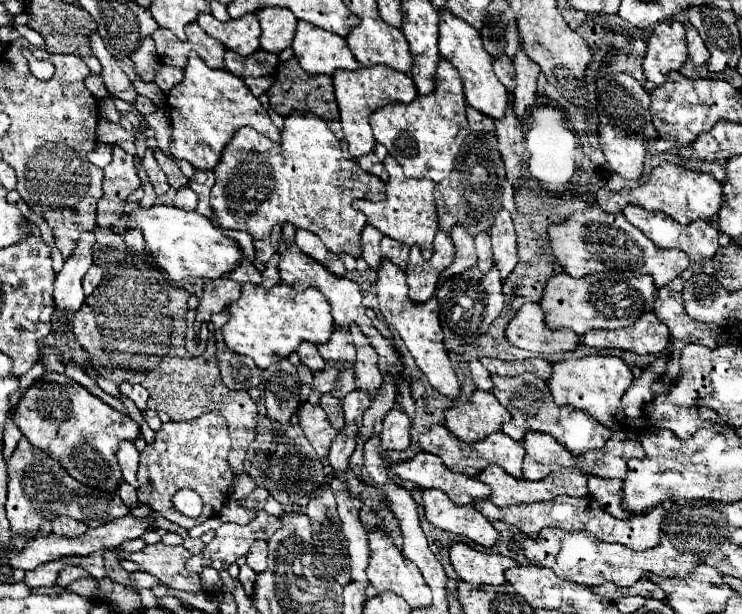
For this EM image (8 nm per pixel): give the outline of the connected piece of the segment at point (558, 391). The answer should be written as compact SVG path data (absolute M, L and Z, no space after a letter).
M590 355L582 359L568 359L556 363L552 377L548 381L548 389L556 405L572 405L576 409L584 409L592 417L596 417L602 425L610 427L612 431L620 431L626 421L626 415L622 413L620 407L620 399L632 383L634 383L634 375L620 357Z

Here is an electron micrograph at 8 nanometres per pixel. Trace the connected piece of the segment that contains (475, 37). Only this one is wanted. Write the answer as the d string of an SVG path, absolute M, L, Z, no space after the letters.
M440 11L440 43L438 43L438 47L440 47L440 55L444 59L448 59L460 73L462 83L464 83L466 103L490 119L502 119L504 111L506 111L506 103L508 103L508 93L492 71L492 57L488 57L488 53L482 49L480 33L476 29L472 29L472 25L450 15L448 11Z

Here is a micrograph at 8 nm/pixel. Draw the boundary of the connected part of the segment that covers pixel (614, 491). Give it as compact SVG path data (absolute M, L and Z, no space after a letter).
M594 475L588 477L588 487L590 487L590 495L600 503L600 507L604 507L604 511L612 513L614 517L632 517L632 511L624 511L622 507L622 499L620 499L620 487L622 481L618 479L598 479Z

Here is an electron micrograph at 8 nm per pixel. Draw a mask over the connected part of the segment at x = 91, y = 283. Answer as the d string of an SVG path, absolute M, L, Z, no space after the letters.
M92 265L92 267L86 271L86 275L84 275L84 293L86 293L86 295L90 295L90 293L98 287L98 283L102 281L102 277L104 277L102 267Z

